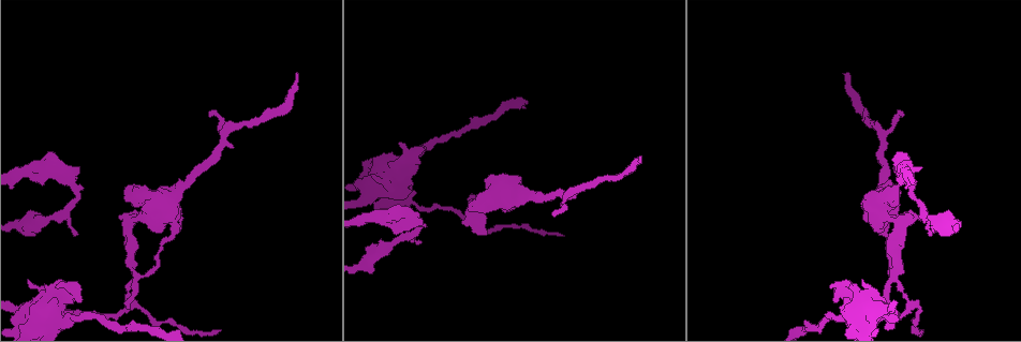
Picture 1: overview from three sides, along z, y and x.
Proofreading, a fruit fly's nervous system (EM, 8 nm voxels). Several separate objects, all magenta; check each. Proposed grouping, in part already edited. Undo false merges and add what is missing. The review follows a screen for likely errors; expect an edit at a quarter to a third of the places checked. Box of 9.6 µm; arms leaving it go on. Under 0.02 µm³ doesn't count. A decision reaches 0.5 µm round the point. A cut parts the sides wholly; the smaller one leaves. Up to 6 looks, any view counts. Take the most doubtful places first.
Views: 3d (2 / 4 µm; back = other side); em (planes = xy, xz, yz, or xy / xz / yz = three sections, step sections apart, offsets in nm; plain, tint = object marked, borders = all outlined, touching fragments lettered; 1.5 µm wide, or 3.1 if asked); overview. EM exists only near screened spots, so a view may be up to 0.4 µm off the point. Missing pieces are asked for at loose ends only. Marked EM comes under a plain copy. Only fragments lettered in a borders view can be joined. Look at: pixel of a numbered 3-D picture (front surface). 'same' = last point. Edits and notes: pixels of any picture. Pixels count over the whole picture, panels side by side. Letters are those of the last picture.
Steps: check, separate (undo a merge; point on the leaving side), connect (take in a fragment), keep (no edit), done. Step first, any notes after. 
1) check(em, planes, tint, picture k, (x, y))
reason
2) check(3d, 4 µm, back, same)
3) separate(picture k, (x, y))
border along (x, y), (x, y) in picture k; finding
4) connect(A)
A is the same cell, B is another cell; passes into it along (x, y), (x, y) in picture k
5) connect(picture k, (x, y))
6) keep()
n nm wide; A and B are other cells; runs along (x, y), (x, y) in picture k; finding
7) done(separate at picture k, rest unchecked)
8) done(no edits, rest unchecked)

check(em, planes, borders, picture 1, (847, 74))
branch stops here

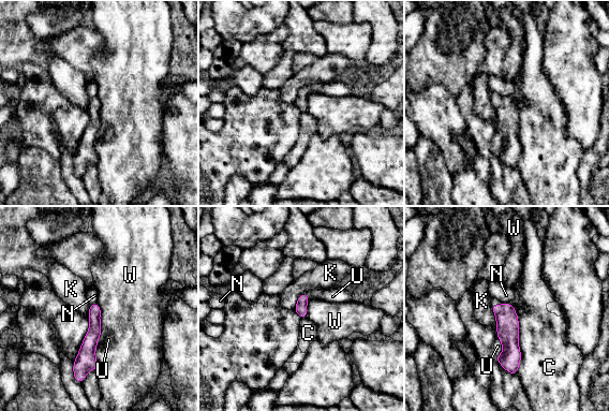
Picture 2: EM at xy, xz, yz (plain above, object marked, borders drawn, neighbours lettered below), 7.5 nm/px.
connect(U)
U is the same cell, C, K, N and W are other cells; passes into it along (507, 322), (502, 347), (498, 346) in picture 2; it goes on there

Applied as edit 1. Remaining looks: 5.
check(3d, 2 µm, picture 1, (75, 235))
free end

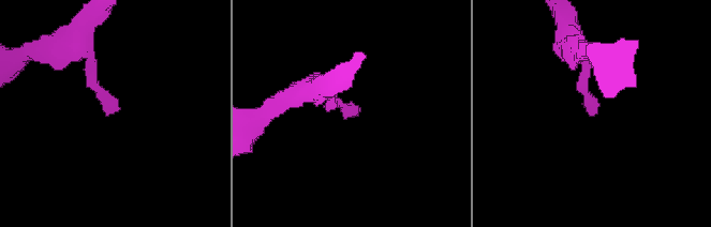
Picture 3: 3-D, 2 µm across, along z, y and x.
check(em, yz, step 8, tint, picture 3, (112, 111))
now the EM

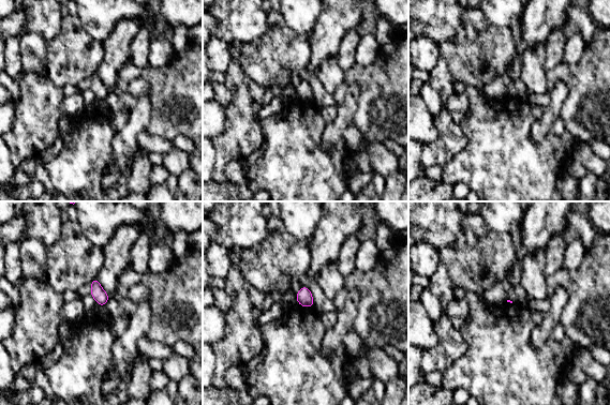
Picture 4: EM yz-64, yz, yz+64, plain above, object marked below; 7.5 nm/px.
check(em, yz, step 8, borders, same)
see the neighbours

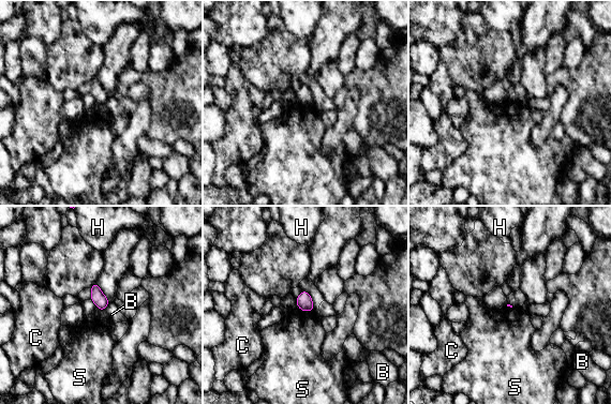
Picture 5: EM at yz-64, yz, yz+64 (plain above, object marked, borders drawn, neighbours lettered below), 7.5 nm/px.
connect(S)
B touches over 110 nm; S is the same cell, B, C and H are other cells; the neuron continues

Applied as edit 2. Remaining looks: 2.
done(connect at picture 2, connect at picture 5, rest unchecked)

